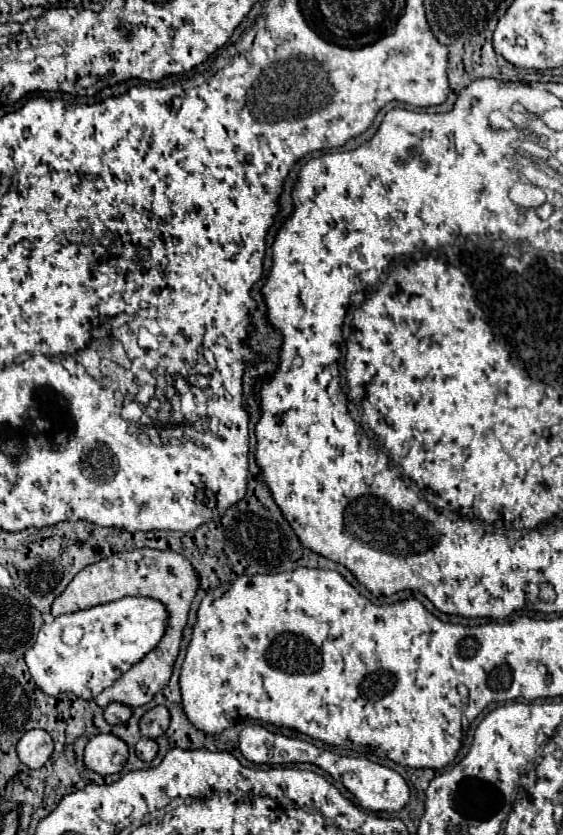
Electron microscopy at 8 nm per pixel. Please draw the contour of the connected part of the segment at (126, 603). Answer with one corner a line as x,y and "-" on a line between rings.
122,597
112,603
104,603
104,605
84,609
84,611
60,615
52,623
46,623
40,629
34,647
28,649
24,659
30,669
32,679
44,693
48,693
48,695
74,693
82,699
94,699
100,691
110,687
122,673
126,673
134,663
138,663
148,651
152,651
158,645
158,641
162,639
164,629
166,629
166,617
168,617
168,613
166,613
164,605
150,597

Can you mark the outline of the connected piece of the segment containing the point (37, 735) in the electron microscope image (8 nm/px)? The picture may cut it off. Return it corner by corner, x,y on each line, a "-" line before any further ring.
32,729
18,741
18,757
30,769
40,769
52,755
54,741
44,729

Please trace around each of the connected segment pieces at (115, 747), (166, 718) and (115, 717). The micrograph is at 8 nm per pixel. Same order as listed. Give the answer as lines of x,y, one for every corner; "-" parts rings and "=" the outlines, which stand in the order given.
96,735
88,741
84,751
84,765
100,775
122,771
128,761
128,745
116,735
=
164,705
152,707
140,719
140,731
142,731
144,737
150,737
150,739
156,739
156,737
164,735
168,725
170,725
170,713
168,713
168,709
=
110,703
110,705
104,709
104,719
106,719
110,725
126,723
130,717
132,717
132,709
130,709
128,705
122,705
122,703

